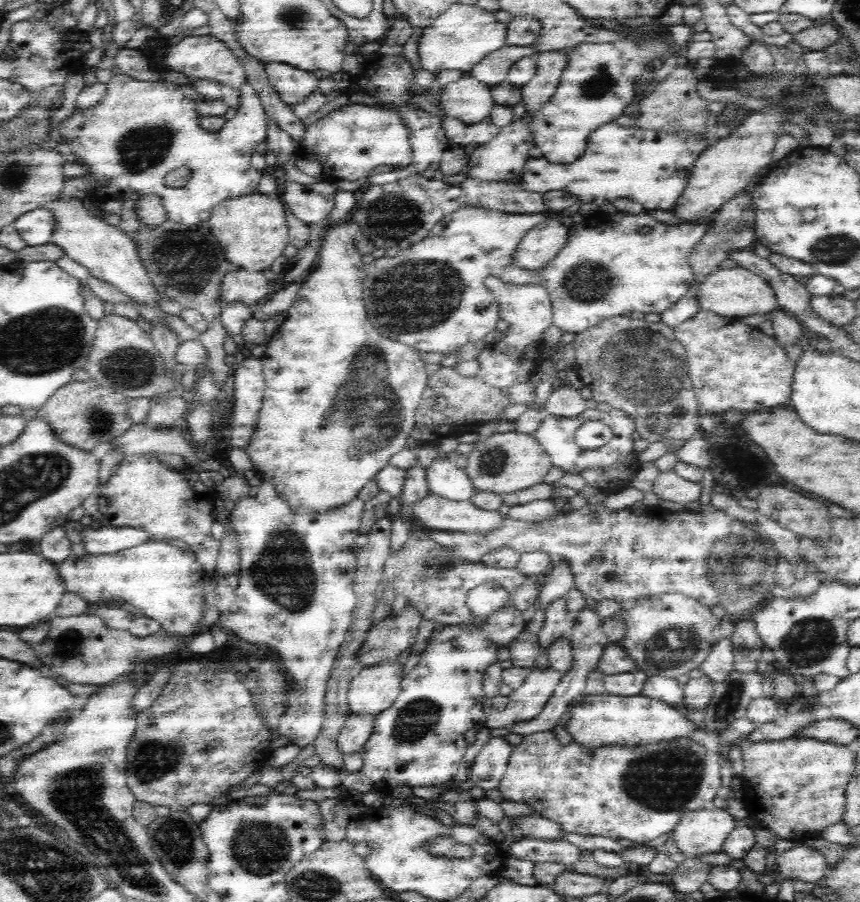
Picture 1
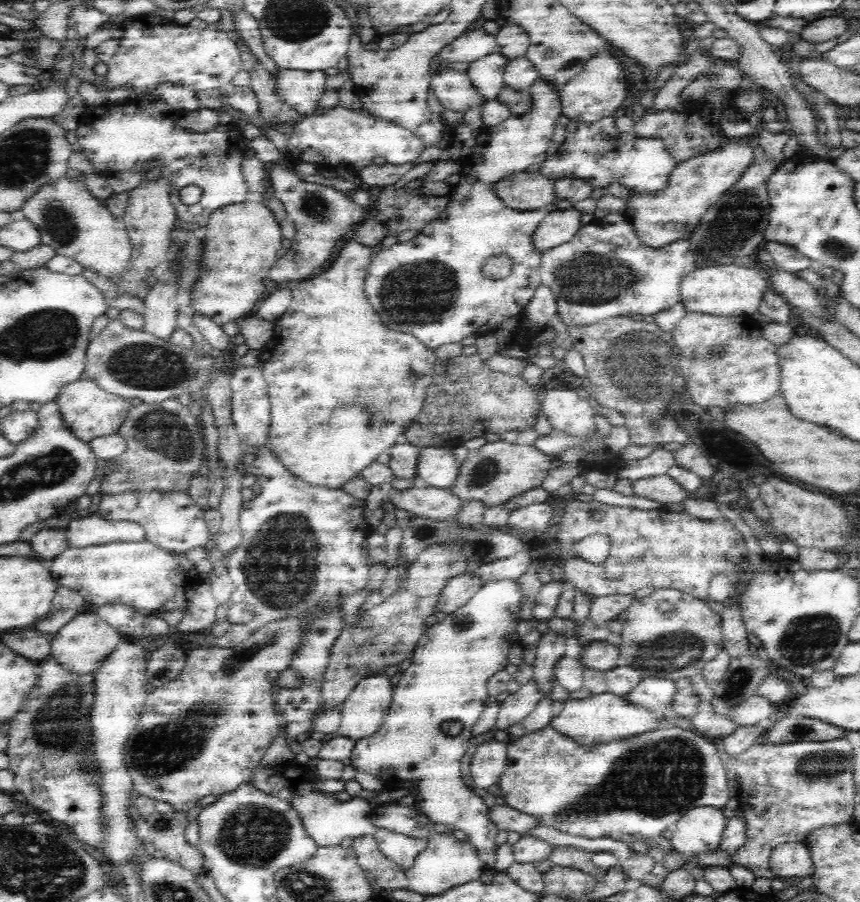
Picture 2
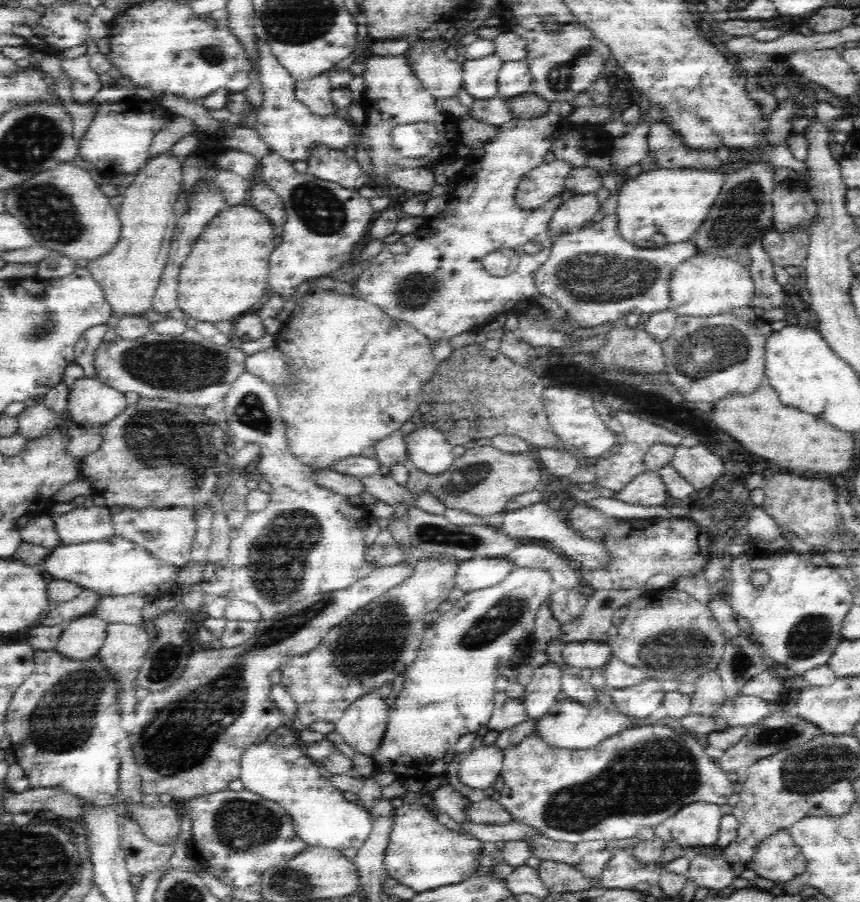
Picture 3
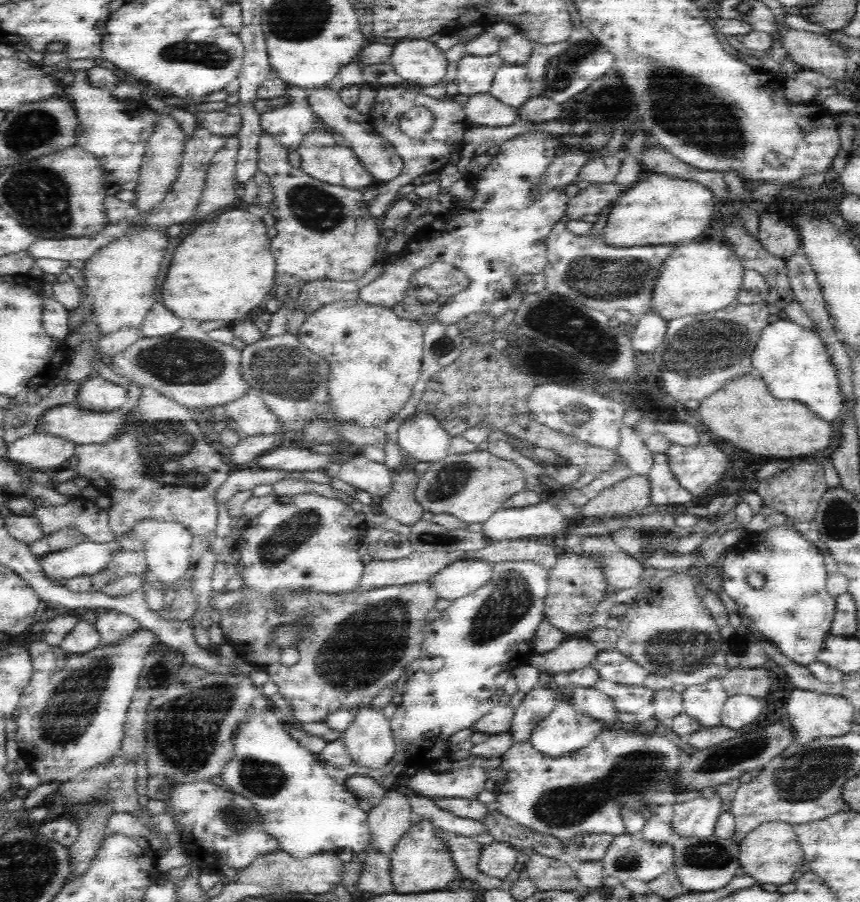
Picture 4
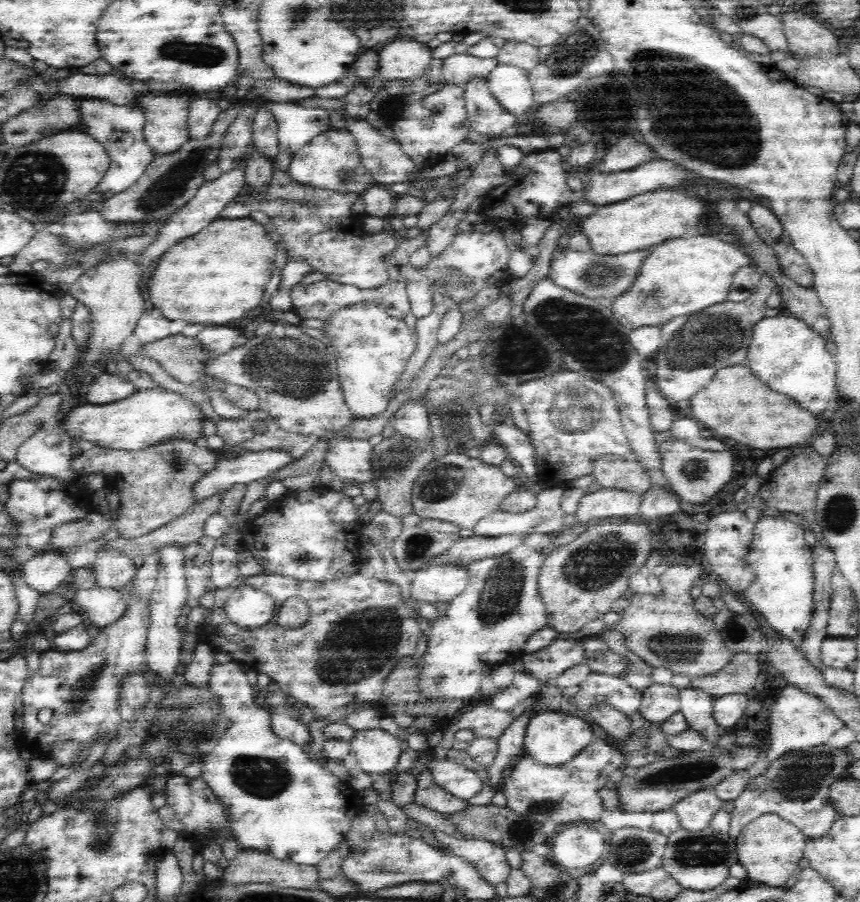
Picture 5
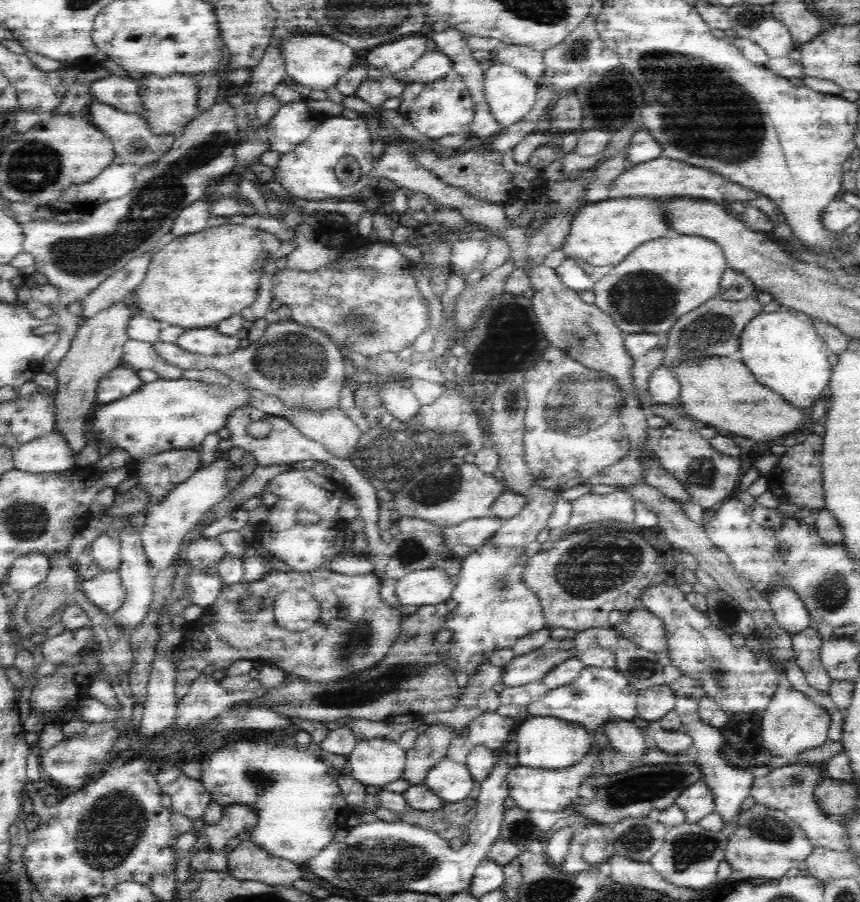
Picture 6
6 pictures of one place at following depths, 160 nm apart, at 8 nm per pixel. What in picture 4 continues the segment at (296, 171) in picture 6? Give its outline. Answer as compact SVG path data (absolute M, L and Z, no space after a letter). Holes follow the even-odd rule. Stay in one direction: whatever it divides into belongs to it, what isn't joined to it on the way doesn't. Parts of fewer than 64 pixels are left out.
M331 131L310 132L305 140L302 140L297 151L302 159L300 169L315 180L354 191L366 190L367 187L377 184L349 146Z

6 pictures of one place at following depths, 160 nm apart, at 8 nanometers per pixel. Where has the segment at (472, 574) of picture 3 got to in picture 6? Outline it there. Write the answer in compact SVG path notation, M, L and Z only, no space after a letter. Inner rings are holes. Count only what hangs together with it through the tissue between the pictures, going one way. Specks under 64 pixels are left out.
M441 567L414 570L397 582L398 600L406 606L434 606L445 603L453 595L457 583Z

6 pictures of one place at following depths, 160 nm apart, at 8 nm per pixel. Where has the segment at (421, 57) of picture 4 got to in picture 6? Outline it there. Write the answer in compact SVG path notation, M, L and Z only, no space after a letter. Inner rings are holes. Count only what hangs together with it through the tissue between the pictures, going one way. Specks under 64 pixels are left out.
M416 34L392 41L392 44L382 44L368 51L365 62L385 74L397 76L412 68L418 59L429 50L426 40L427 37Z

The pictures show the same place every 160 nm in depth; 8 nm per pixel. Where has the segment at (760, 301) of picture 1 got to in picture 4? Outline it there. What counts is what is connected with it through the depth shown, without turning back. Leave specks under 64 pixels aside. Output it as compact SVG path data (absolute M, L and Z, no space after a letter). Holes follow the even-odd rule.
M723 239L679 243L666 259L656 288L653 310L666 320L682 316L713 313L729 307L744 290L744 271L736 253Z

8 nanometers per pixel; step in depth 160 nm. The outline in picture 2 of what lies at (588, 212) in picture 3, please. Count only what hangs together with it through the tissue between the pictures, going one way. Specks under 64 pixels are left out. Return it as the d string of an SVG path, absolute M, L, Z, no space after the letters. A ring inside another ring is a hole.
M572 207L570 210L555 210L541 221L532 235L532 247L544 254L551 248L569 241L581 228L581 213Z

